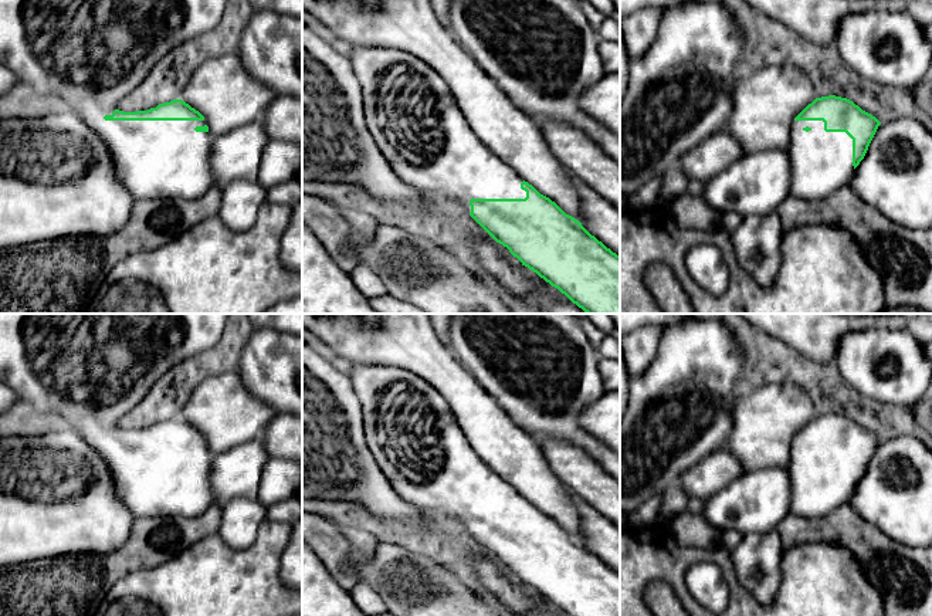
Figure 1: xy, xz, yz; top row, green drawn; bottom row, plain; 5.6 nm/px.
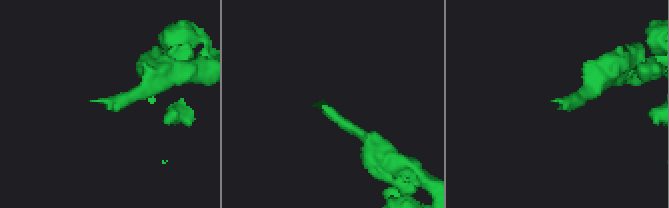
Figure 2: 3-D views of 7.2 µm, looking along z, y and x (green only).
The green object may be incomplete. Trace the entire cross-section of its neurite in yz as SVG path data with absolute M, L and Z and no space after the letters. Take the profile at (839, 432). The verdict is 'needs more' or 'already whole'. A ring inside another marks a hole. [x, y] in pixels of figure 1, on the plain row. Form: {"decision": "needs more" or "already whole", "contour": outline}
{"decision": "needs more", "contour": "M836 413L816 416L792 440L786 466L792 484L790 514L816 518L847 504L880 443L875 434L847 416Z"}

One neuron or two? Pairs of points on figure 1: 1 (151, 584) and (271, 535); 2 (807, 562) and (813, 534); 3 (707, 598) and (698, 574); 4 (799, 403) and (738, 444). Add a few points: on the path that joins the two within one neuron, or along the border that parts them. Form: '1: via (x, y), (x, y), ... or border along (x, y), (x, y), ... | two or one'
1: via (182, 584), (226, 584), (243, 567) | one
2: border along (844, 547), (836, 542), (802, 542), (785, 551) | two
3: via (707, 592), (704, 579) | one
4: via (783, 409), (753, 436) | one

